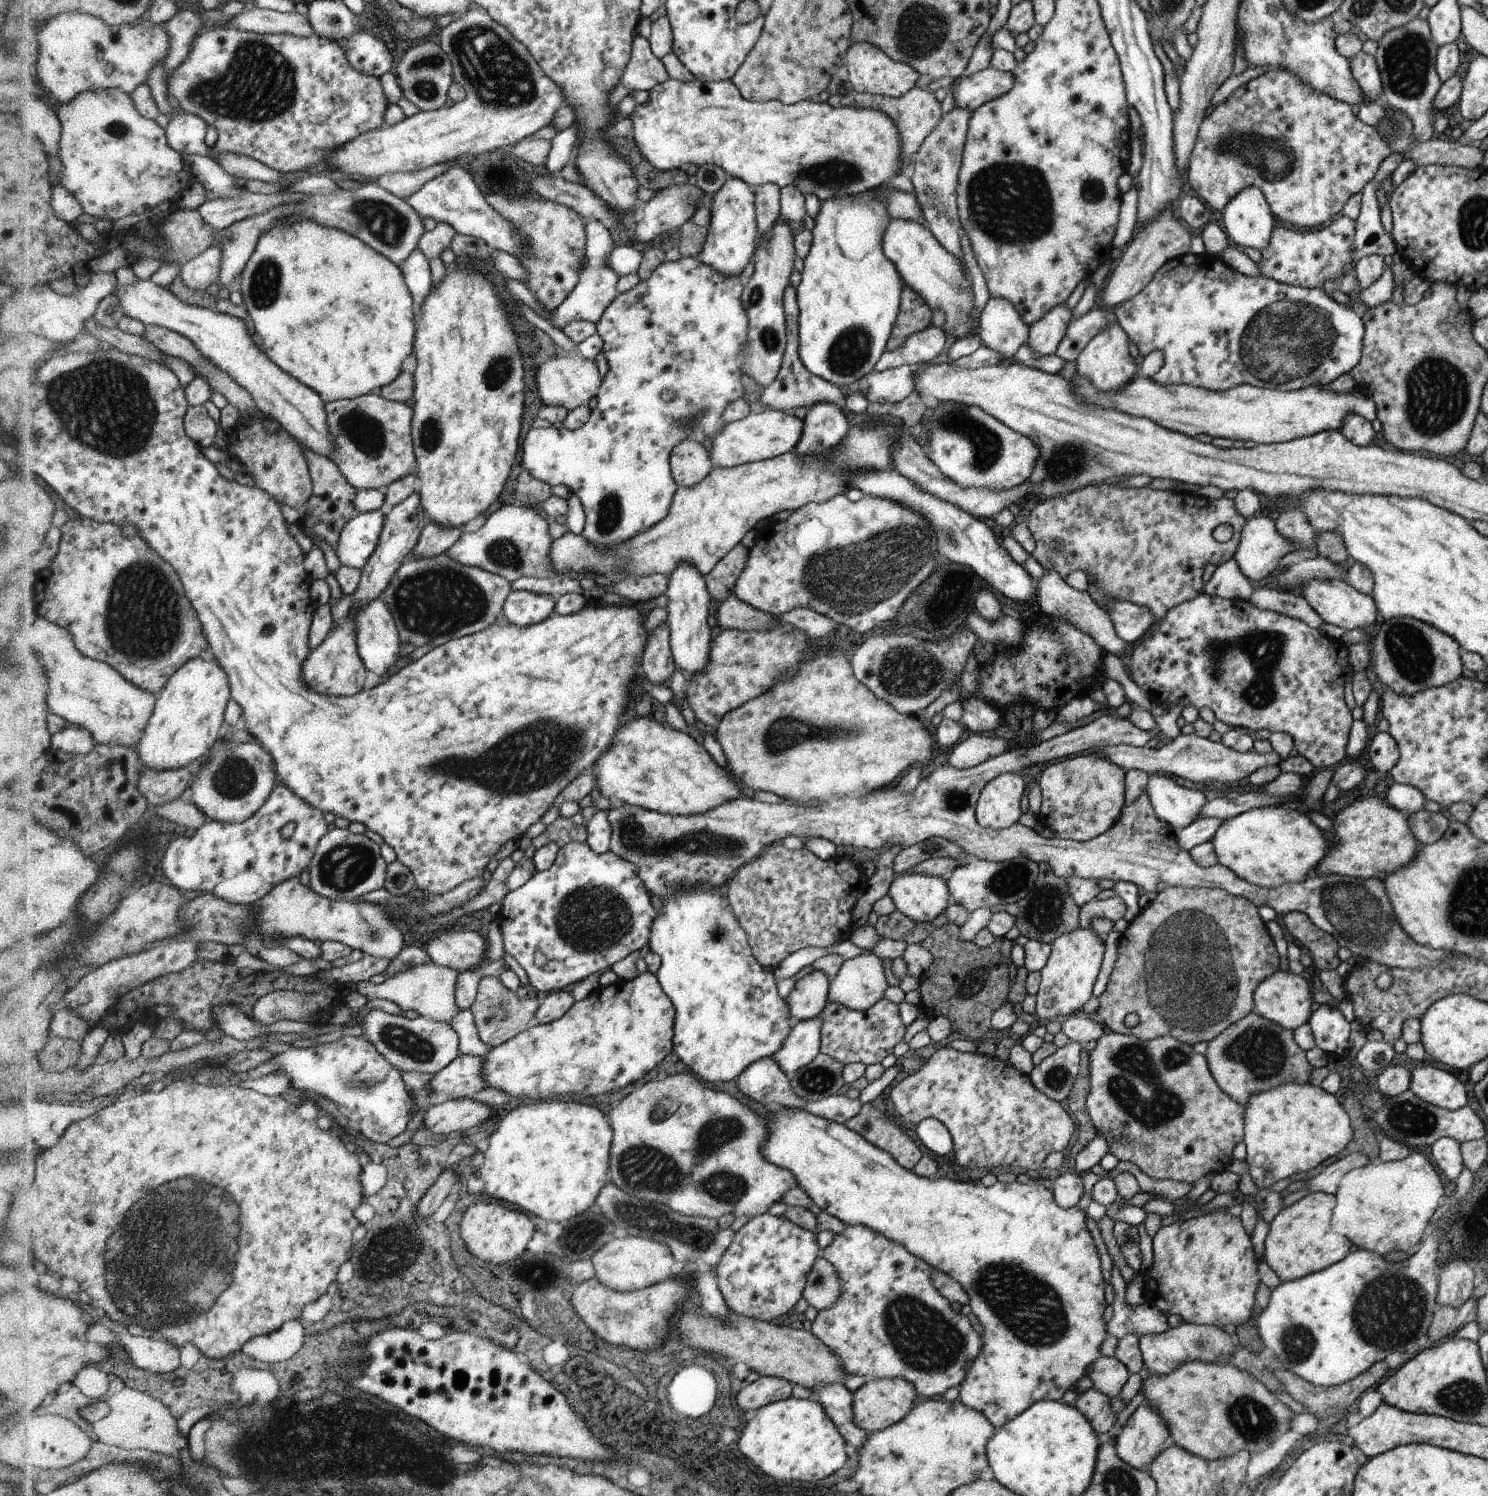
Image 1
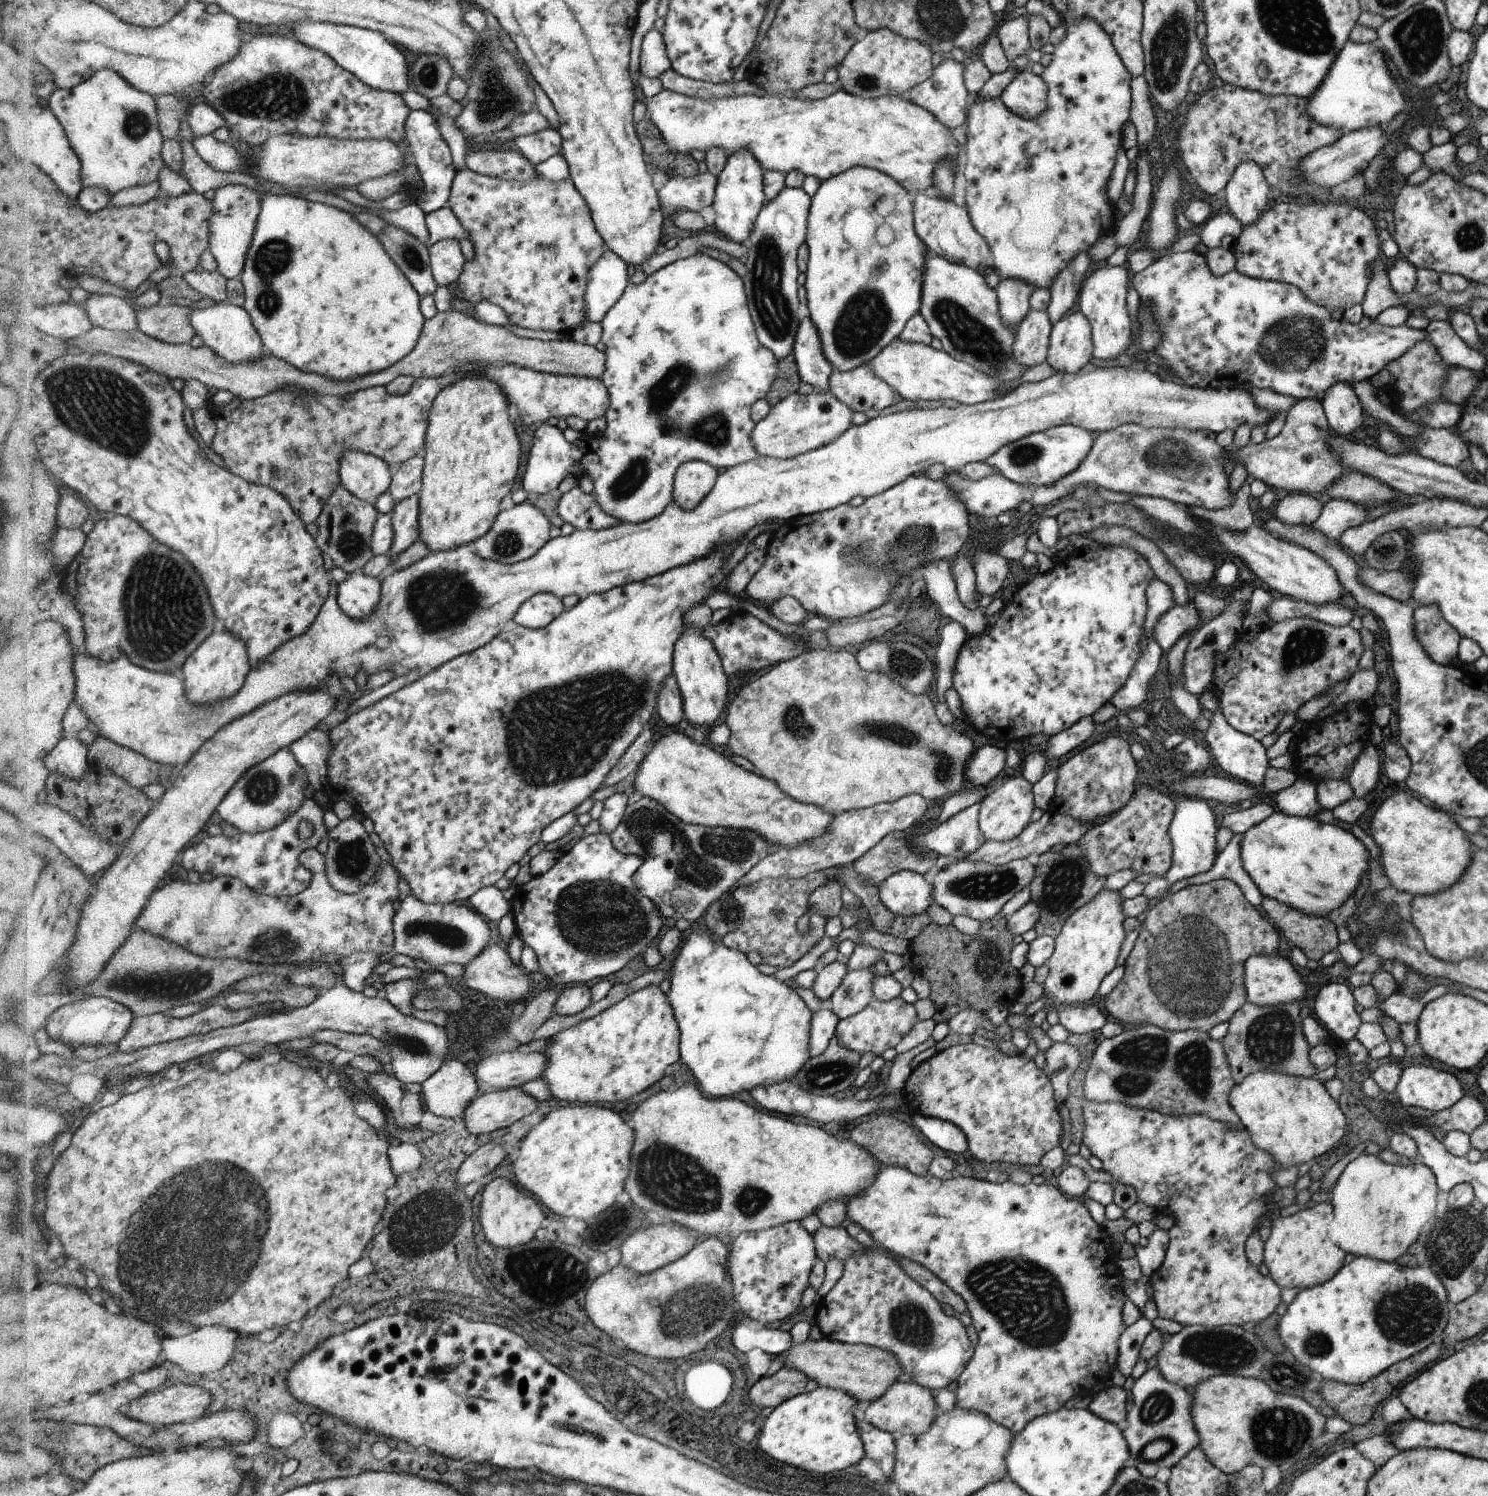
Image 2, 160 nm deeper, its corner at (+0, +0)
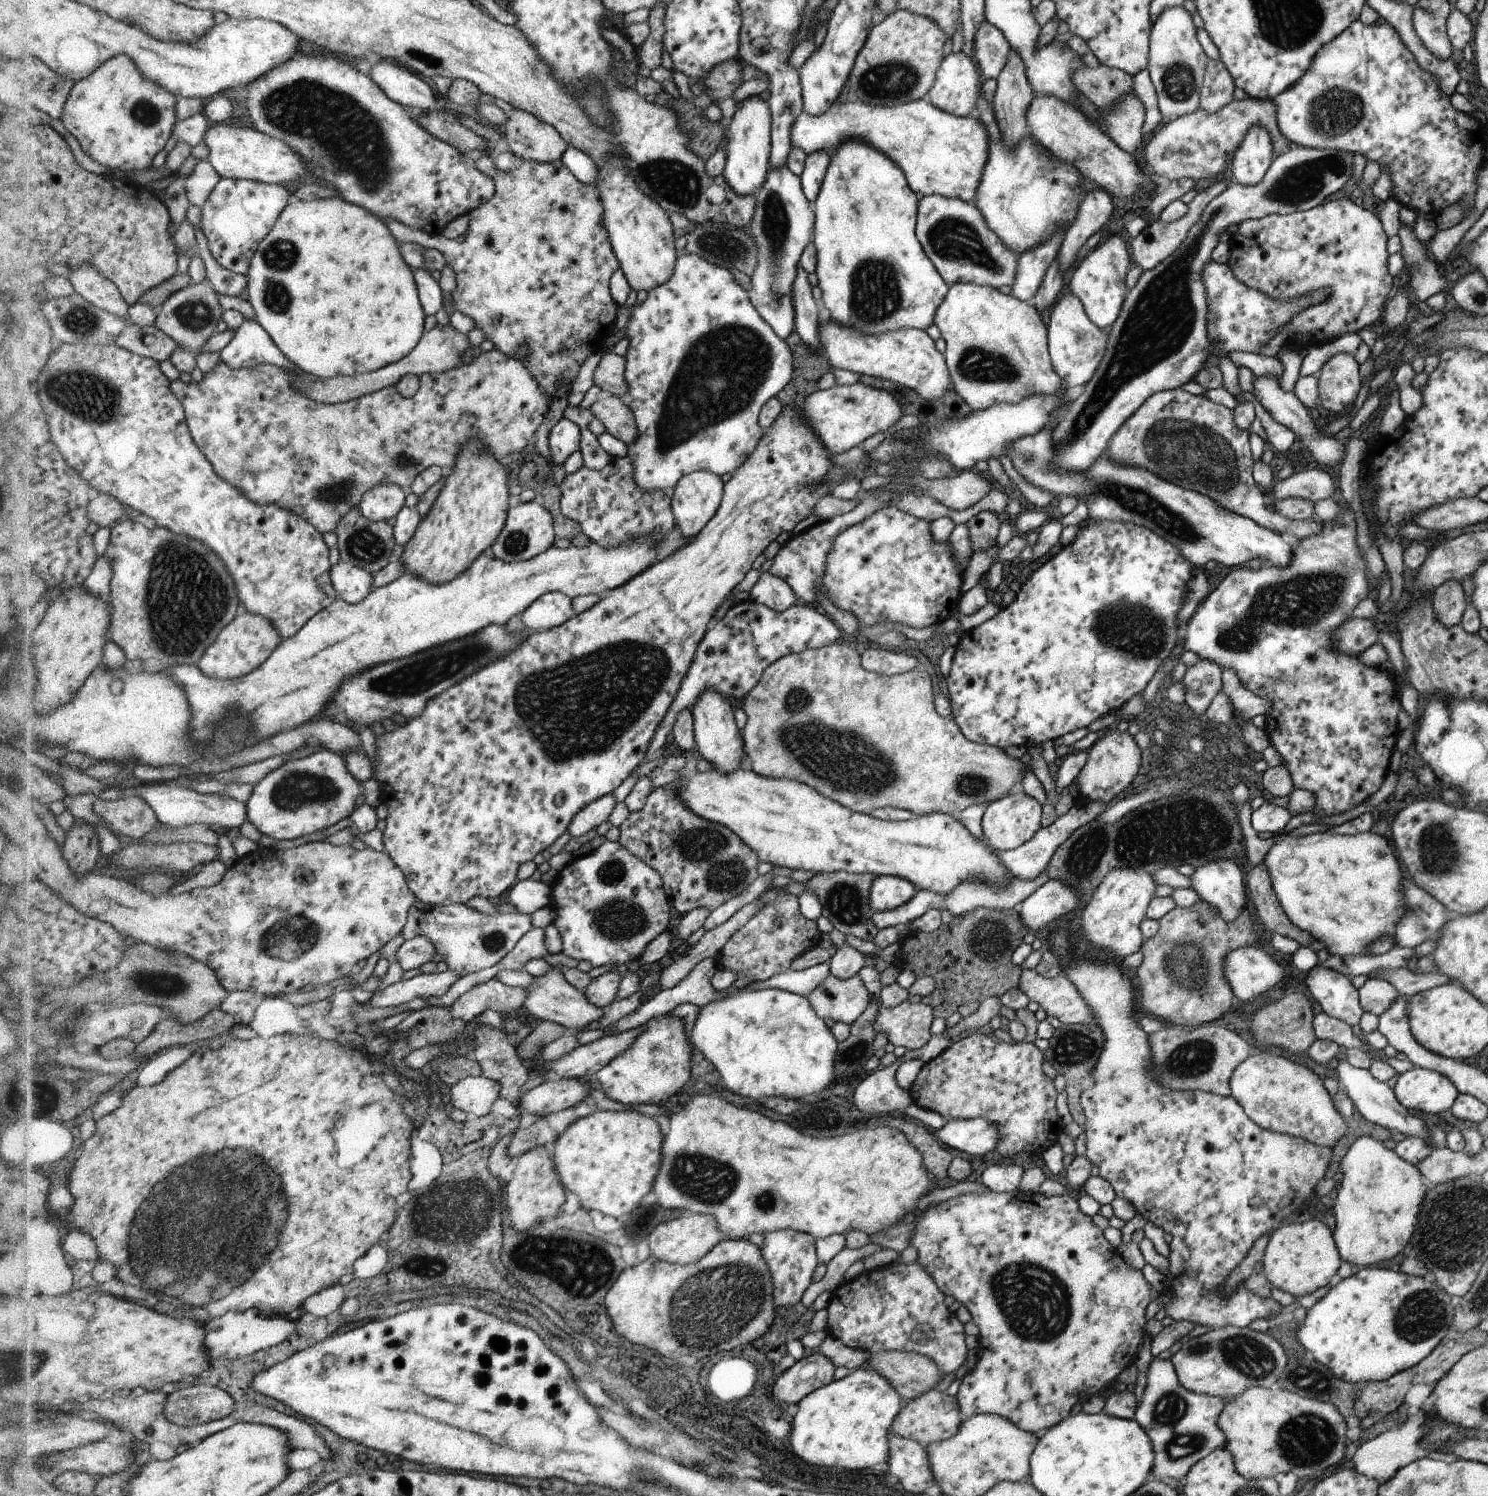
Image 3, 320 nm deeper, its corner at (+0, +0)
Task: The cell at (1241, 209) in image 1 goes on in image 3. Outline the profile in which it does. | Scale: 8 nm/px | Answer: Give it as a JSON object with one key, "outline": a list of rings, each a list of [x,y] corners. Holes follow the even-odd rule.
{"outline":[[[1254,125],[1244,135],[1232,160],[1232,180],[1244,186],[1258,184],[1273,161],[1273,142],[1266,127]]]}

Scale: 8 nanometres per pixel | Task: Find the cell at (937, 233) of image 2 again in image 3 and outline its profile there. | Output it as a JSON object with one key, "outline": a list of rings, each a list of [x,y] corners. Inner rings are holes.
{"outline":[[[939,194],[923,196],[919,206],[916,233],[921,239],[926,254],[934,262],[942,278],[950,285],[972,283],[1000,290],[1002,286],[1012,287],[1015,284],[1020,256],[1014,249],[1007,247],[1002,238],[988,226],[981,210],[974,202],[967,203],[959,198],[945,197]]]}

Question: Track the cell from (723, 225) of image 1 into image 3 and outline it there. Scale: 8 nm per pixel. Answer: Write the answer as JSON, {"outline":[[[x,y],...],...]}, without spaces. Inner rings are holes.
{"outline":[[[760,93],[751,94],[740,102],[730,119],[727,144],[727,159],[723,176],[727,183],[739,194],[753,194],[763,185],[770,169],[772,150],[772,118],[769,102]]]}

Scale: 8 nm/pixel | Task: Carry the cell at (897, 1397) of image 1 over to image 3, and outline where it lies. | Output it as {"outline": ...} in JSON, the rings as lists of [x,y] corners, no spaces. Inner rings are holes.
{"outline":[[[929,1390],[917,1399],[903,1402],[901,1412],[891,1430],[901,1437],[929,1445],[954,1437],[959,1432],[963,1420],[957,1396],[948,1395],[945,1391]]]}

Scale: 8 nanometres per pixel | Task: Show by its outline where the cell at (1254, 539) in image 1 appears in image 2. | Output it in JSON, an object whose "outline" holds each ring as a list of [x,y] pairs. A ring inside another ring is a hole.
{"outline":[[[1332,499],[1324,504],[1320,516],[1310,525],[1339,540],[1347,528],[1361,525],[1370,516],[1368,512],[1369,509],[1356,506],[1353,502]]]}

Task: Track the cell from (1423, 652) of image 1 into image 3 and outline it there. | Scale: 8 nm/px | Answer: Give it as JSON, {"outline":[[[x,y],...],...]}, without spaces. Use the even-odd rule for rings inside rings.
{"outline":[[[1445,580],[1433,592],[1433,607],[1443,626],[1454,626],[1461,622],[1468,600],[1459,580]]]}

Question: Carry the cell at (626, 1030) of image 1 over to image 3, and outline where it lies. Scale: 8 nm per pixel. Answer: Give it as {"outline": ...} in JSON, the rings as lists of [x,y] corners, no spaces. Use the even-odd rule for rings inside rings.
{"outline":[[[671,1012],[656,1017],[638,1027],[643,1033],[635,1039],[631,1047],[618,1055],[602,1070],[594,1073],[590,1080],[608,1098],[632,1106],[632,1104],[662,1104],[678,1094],[691,1079],[691,1046],[687,1040],[684,1026]]]}

